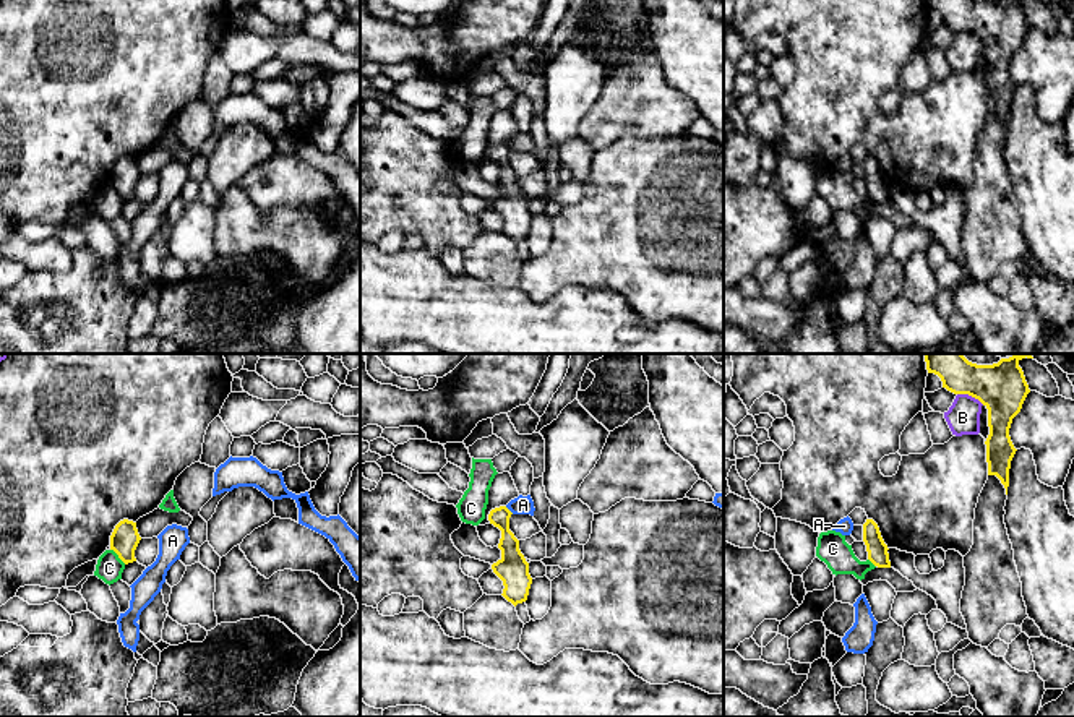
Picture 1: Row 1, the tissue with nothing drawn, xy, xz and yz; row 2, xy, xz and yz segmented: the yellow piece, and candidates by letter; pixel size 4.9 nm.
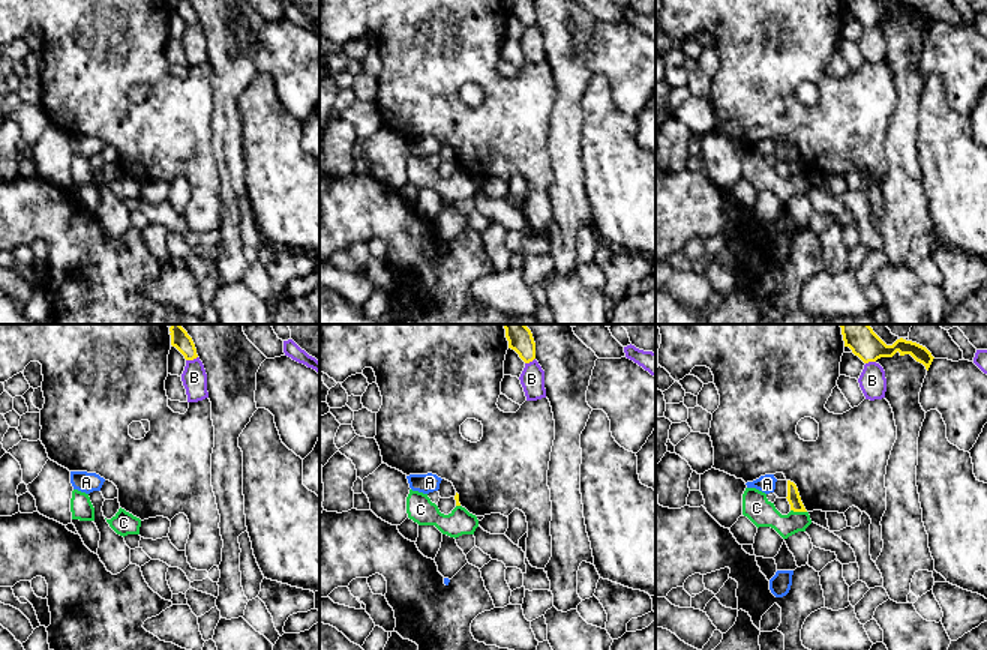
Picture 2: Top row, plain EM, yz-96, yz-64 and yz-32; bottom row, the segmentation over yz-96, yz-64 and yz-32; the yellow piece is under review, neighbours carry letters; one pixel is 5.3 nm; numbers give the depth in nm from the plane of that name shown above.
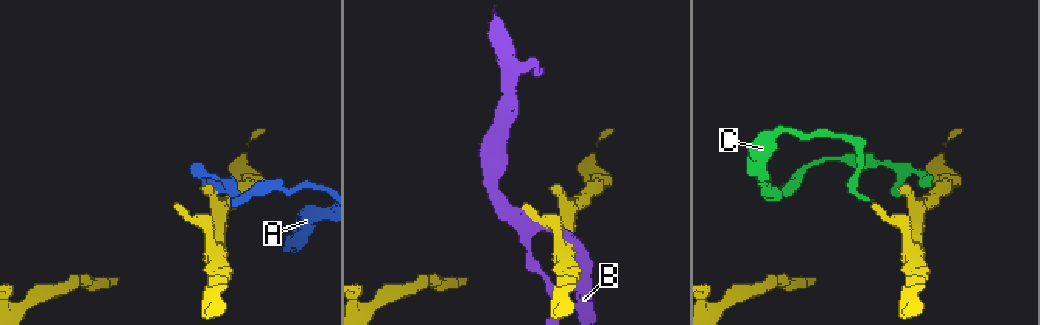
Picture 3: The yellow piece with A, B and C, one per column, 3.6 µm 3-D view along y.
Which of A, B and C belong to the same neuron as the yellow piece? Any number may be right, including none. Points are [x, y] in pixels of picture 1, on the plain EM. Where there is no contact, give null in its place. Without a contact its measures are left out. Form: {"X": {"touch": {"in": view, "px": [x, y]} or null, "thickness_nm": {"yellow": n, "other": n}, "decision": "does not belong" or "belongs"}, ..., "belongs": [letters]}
{"A": {"touch": {"in": "xz", "px": [508, 146]}, "thickness_nm": {"yellow": 110, "other": 100}, "decision": "does not belong"}, "B": {"touch": {"in": "yz", "px": [970, 31]}, "thickness_nm": {"yellow": 240, "other": 160}, "decision": "does not belong"}, "C": {"touch": {"in": "xy", "px": [119, 193]}, "thickness_nm": {"yellow": 140, "other": 140}, "decision": "does not belong"}, "belongs": []}

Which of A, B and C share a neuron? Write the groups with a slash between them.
A / B / C

